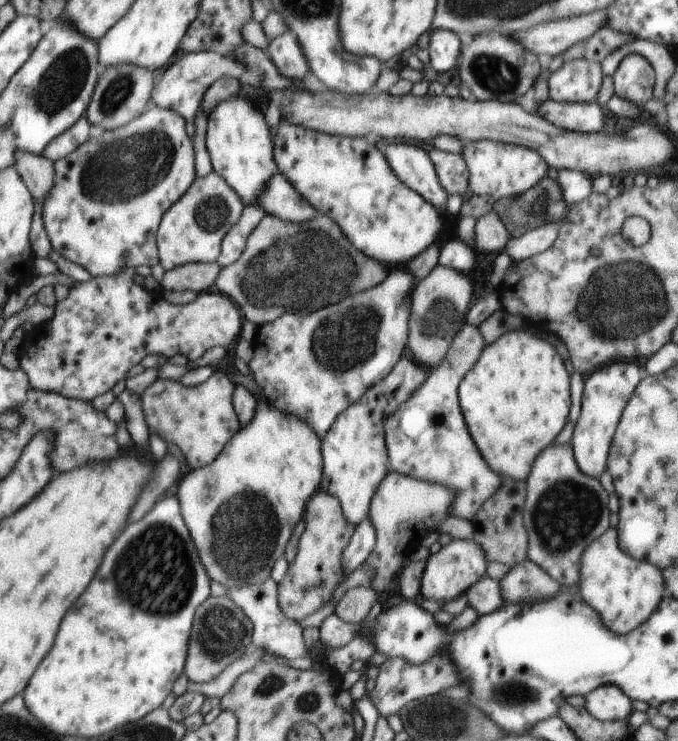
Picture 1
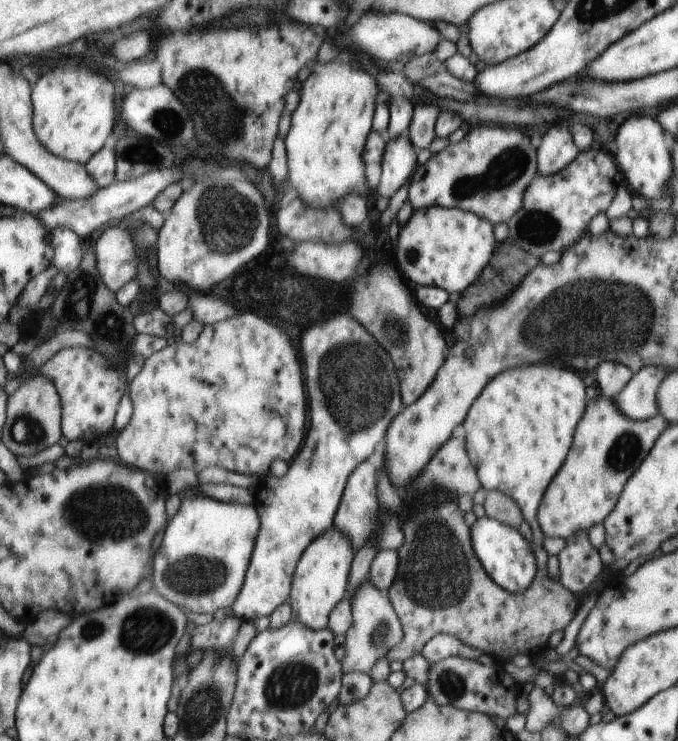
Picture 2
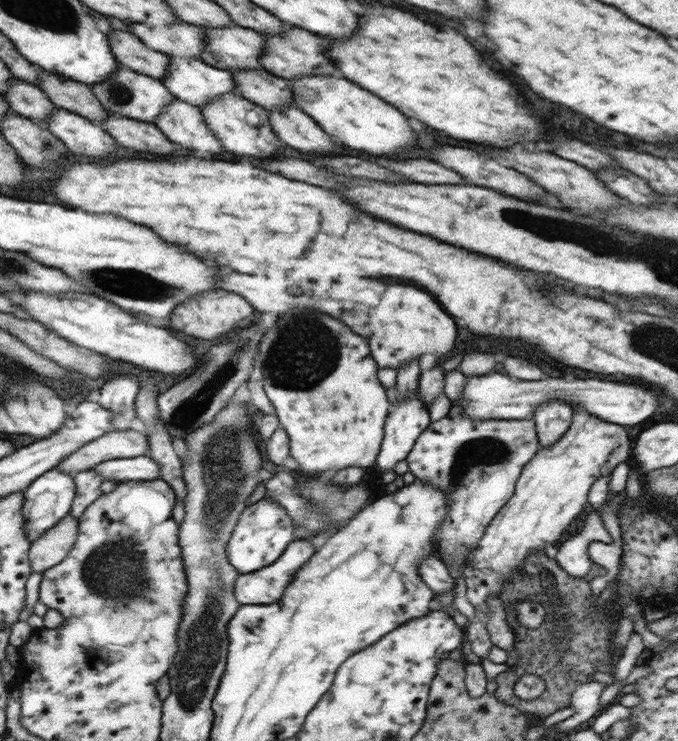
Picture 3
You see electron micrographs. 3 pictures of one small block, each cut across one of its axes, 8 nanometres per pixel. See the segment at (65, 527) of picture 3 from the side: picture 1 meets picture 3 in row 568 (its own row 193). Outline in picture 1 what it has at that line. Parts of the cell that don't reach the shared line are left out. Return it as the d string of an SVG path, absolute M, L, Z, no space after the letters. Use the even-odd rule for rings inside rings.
M18 150L13 168L20 174L34 202L44 204L54 186L54 164L43 155L26 154Z

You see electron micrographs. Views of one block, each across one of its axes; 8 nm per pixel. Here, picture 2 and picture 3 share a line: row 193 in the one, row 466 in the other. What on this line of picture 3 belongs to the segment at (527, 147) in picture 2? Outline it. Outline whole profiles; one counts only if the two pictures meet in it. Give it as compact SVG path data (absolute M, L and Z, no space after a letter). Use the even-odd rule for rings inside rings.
M459 369L445 374L444 393L451 400L449 413L428 425L416 439L406 460L409 471L417 480L432 484L446 494L448 513L436 531L437 556L454 581L463 576L466 554L478 544L486 526L514 494L522 468L540 448L533 418L504 420L466 417L456 405L464 386L466 376L460 374Z

